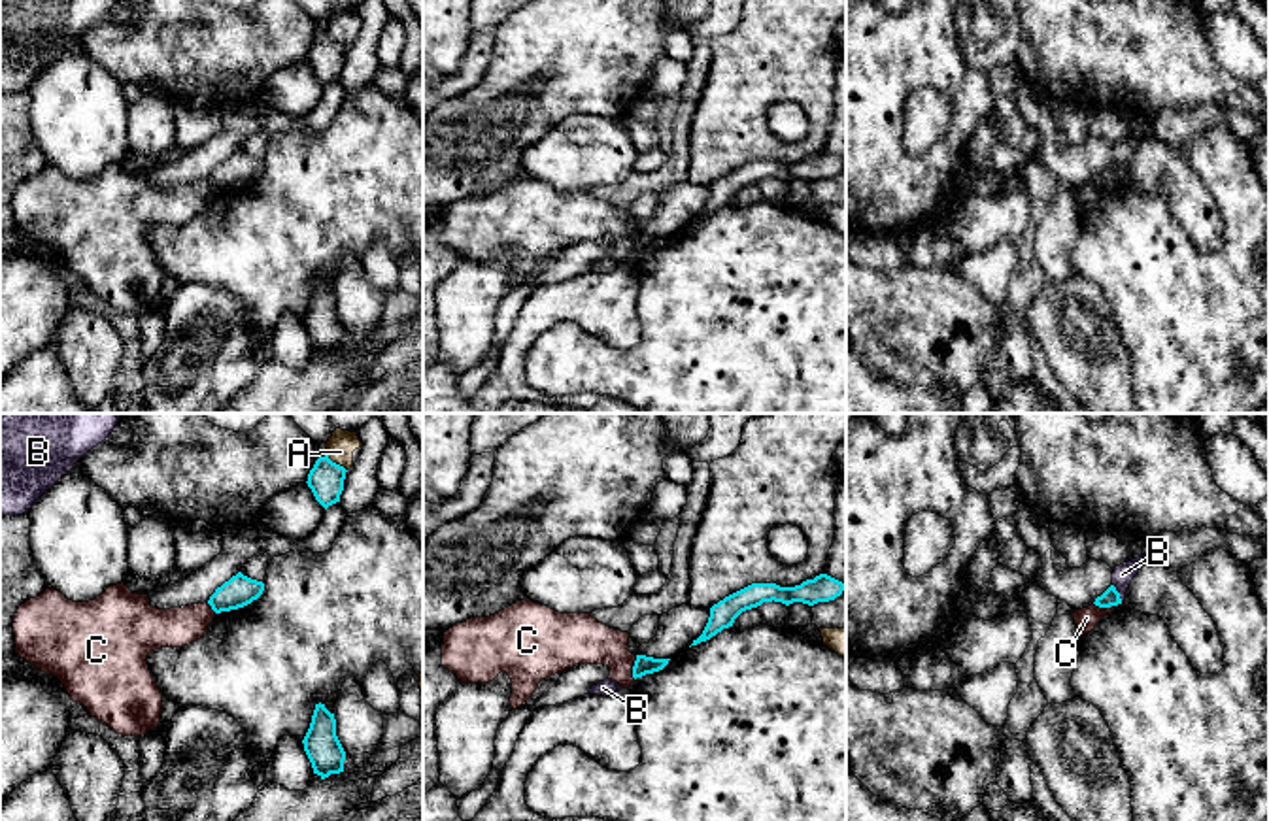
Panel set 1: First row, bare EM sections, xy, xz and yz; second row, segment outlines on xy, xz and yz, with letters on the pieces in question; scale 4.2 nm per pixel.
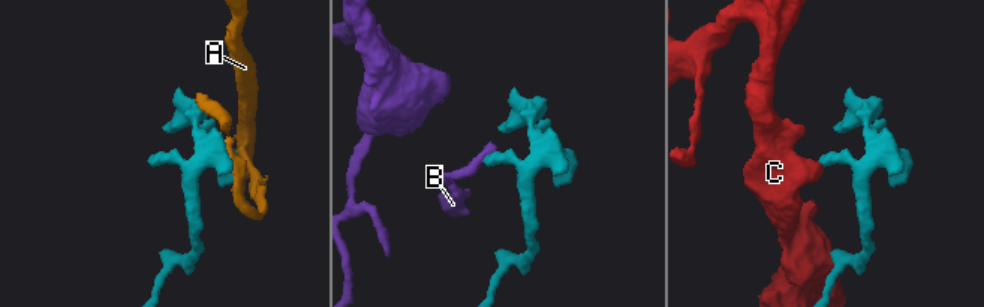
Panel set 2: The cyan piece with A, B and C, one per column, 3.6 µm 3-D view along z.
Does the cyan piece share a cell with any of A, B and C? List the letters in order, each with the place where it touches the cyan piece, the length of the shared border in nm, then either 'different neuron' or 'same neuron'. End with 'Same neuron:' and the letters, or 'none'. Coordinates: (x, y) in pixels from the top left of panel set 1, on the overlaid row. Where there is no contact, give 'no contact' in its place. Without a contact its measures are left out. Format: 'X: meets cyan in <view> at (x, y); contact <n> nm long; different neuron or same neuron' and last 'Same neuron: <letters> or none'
A: meets cyan in xy at (335, 463); contact 110 nm long; different neuron
B: meets cyan in yz at (1118, 593); contact 90 nm long; different neuron
C: meets cyan in xz at (633, 667); contact 110 nm long; different neuron
Same neuron: none

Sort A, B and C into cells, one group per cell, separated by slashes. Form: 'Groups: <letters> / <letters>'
Groups: A / B / C

